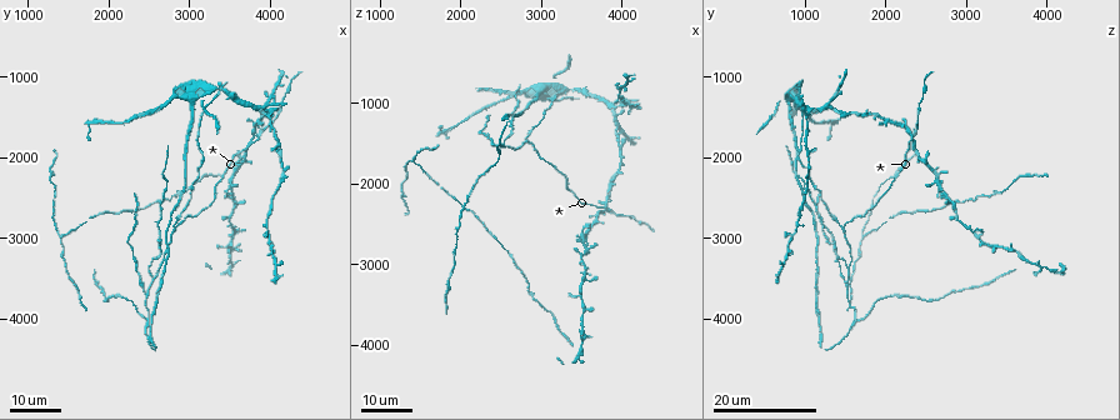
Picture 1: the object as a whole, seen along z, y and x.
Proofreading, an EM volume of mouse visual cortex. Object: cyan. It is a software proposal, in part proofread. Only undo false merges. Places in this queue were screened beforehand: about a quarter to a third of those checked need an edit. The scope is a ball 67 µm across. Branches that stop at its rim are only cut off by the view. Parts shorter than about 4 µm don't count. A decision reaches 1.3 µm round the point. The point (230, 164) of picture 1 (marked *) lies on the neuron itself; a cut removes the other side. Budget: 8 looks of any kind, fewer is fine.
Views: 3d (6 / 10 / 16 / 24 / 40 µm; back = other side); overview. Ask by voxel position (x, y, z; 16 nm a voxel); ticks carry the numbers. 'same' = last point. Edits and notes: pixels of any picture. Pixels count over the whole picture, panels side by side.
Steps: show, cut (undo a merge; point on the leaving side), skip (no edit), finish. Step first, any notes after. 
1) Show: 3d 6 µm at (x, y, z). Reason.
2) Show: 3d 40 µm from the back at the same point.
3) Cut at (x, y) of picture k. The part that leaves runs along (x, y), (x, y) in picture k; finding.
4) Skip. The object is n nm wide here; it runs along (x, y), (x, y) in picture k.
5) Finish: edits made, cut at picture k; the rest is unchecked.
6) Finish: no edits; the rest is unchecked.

Show: 3d 16 µm at (3800, 1750, 2300). Four or more arms meet.

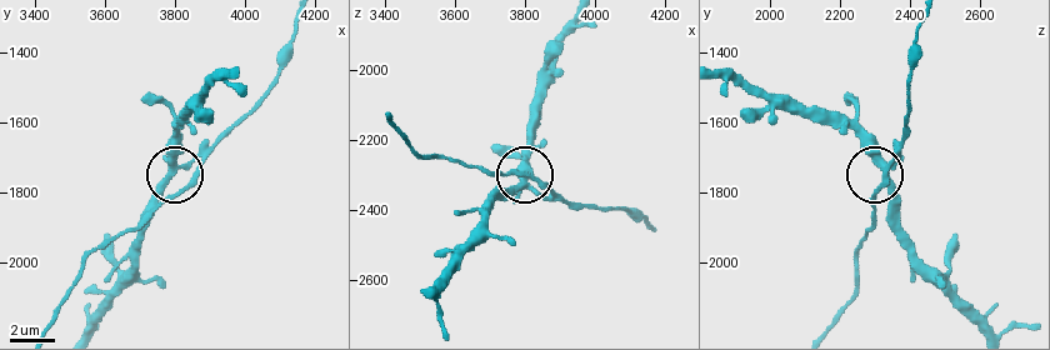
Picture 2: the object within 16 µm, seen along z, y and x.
Show: 3d 6 µm at (3790, 1730, 2320).

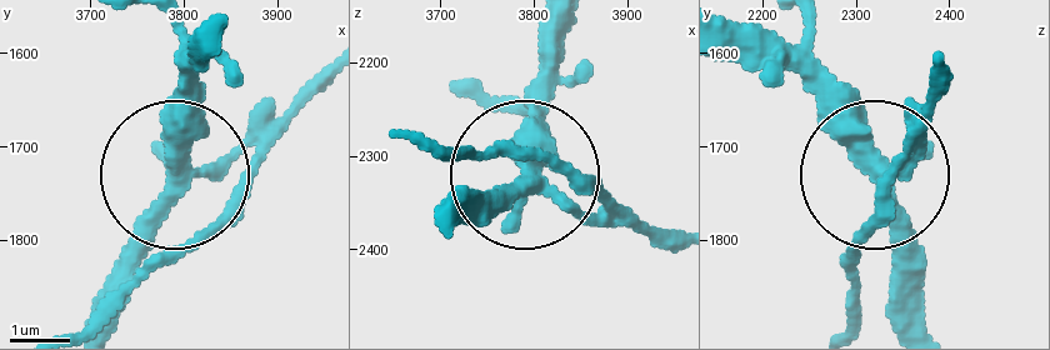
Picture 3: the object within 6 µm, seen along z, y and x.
Show: 3d 6 µm from the back at (3790, 1735, 2330).

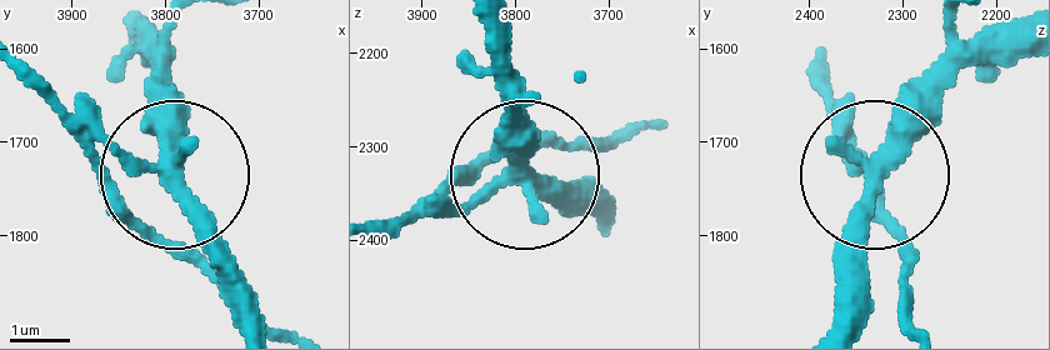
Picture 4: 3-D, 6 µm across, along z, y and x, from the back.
Skip. 4 arms meet here; it runs along (919, 329), (914, 254), (869, 164), (869, 294) in picture 4; continuous, no second neuron.

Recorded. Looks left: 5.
Show: 3d 24 µm at (3450, 2700, 2850). Branch point.

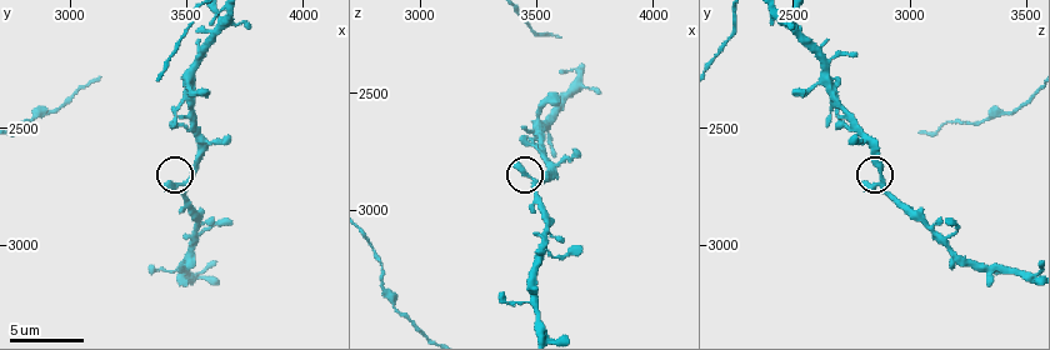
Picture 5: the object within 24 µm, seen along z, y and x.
Show: 3d 6 µm at (3470, 2740, 2850). Zoom in.

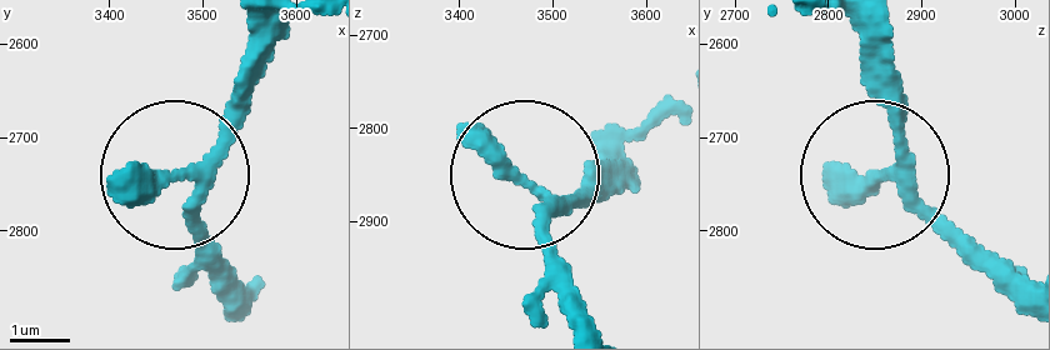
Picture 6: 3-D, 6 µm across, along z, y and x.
Show: 3d 6 µm from the back at (3460, 2745, 2855). Other side.

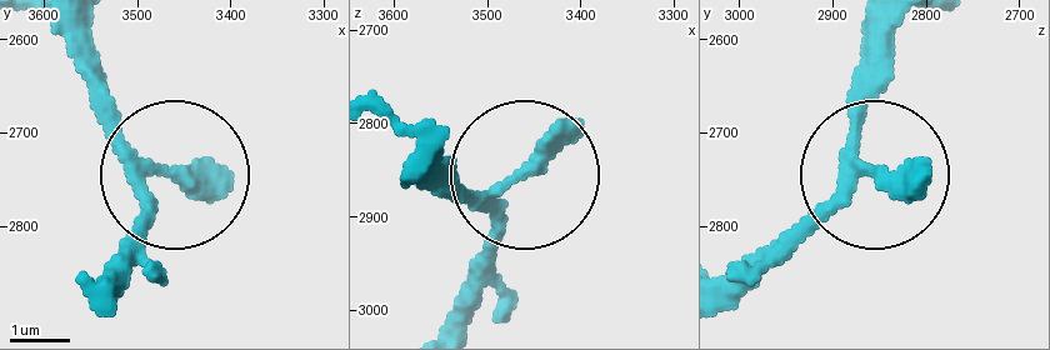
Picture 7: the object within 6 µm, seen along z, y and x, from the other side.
Skip. 3 arms meet here; one neuron here.

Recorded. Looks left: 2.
Show: 3d 16 µm at (2550, 3500, 1500).

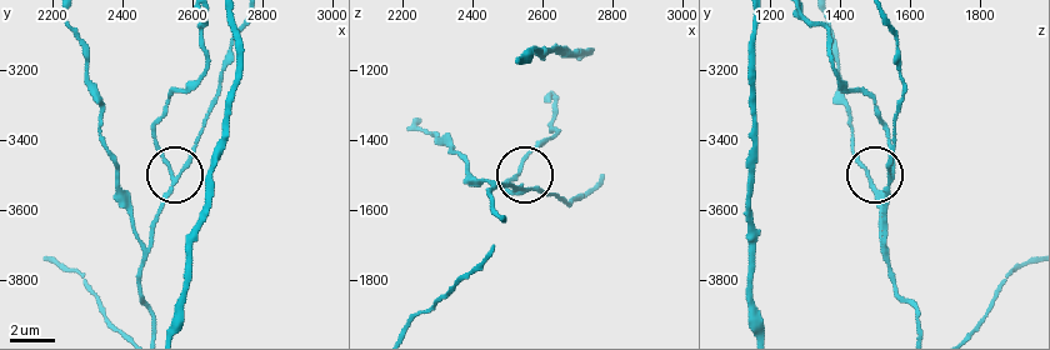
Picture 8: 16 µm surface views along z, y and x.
Show: 3d 6 µm at (2550, 3510, 1550).

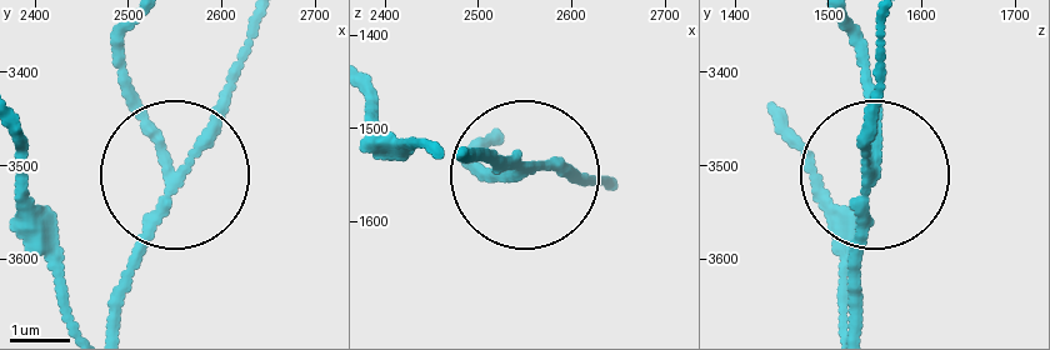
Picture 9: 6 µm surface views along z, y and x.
Cut at (130, 101) of picture 9. The side arm is 34 µm long; the part that leaves runs along (164, 175), (124, 31) in picture 9; a second neuron is stuck on.

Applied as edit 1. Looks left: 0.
Finish: edits made, cut at picture 9; the rest is unchecked.

